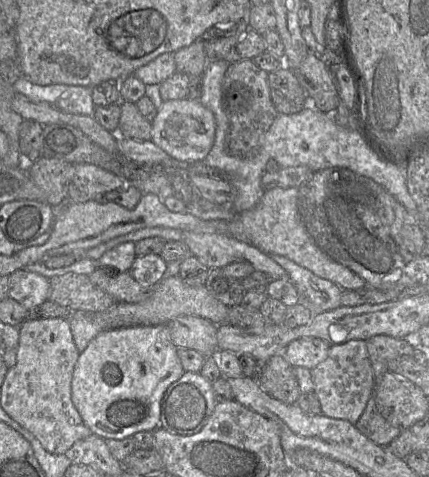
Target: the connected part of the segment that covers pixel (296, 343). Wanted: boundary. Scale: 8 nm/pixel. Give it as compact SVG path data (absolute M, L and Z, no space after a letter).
M303 337L290 342L281 354L292 367L312 370L325 360L329 347L322 339Z

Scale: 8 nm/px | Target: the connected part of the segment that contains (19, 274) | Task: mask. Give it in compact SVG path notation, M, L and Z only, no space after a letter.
M26 269L17 270L9 275L9 295L28 311L49 300L50 279Z

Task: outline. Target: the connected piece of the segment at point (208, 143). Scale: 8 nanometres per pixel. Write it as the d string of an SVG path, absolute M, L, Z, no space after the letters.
M169 100L162 104L152 121L151 141L178 161L203 161L213 146L215 130L214 115L200 100Z

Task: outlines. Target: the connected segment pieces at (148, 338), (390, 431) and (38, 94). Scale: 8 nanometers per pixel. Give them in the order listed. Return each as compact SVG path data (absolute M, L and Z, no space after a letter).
M166 325L104 330L79 355L71 399L93 434L105 440L132 438L138 432L160 428L163 395L184 373Z
M371 396L366 407L354 424L359 433L378 446L387 446L401 432L391 426L378 412L375 400Z
M22 76L14 83L14 89L31 100L47 102L68 113L93 116L96 107L92 100L92 87L38 85Z

